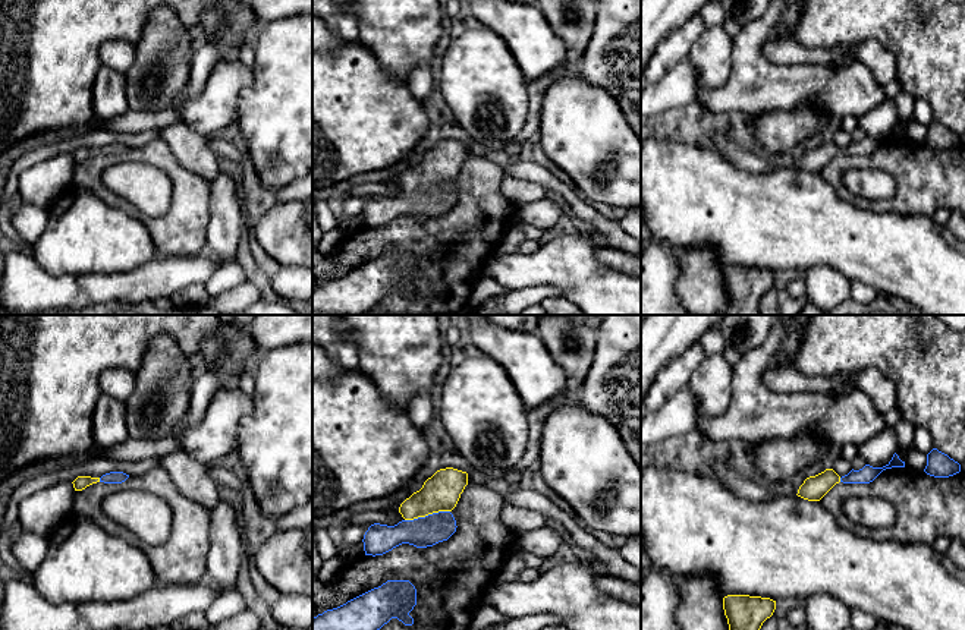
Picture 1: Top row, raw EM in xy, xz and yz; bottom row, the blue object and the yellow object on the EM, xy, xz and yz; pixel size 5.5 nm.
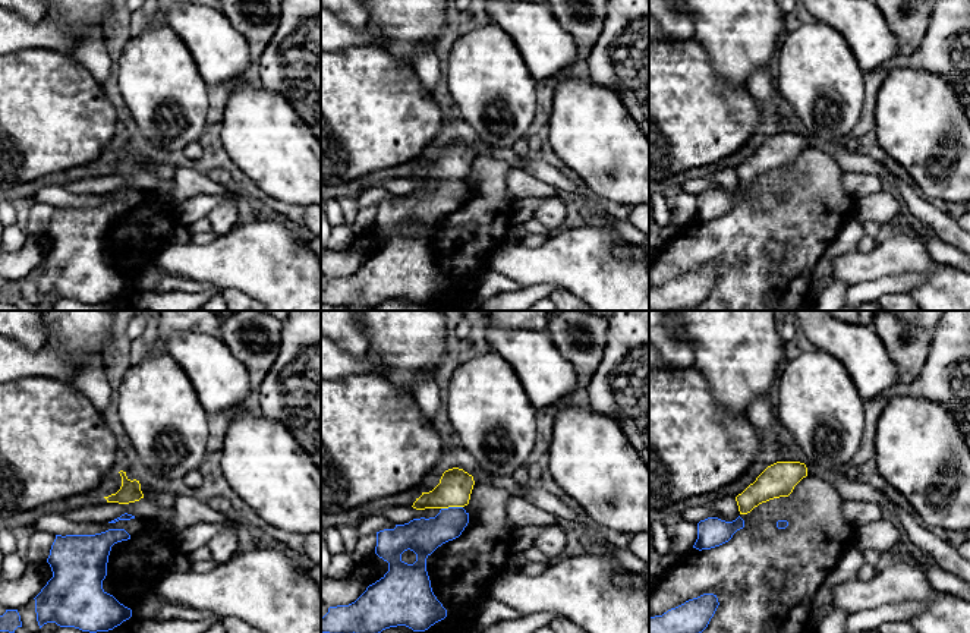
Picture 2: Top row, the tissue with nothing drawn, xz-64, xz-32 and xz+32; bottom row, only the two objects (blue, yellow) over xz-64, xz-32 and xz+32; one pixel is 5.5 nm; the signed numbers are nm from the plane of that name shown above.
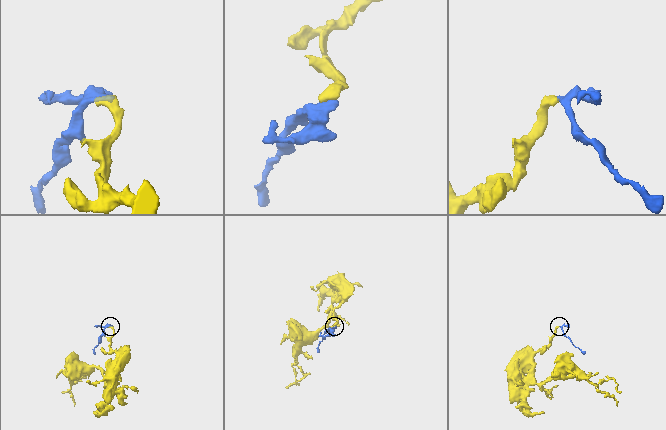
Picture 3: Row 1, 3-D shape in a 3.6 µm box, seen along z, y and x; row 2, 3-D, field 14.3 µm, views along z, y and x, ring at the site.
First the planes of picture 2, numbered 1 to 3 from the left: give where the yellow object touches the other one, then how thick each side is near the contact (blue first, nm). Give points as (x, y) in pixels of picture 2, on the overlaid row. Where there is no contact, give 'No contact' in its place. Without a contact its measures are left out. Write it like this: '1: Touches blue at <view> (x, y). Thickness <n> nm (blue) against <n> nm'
1: No contact
2: Touches blue at xz-32 (452, 507). Thickness 200 nm (blue) against 190 nm
3: No contact

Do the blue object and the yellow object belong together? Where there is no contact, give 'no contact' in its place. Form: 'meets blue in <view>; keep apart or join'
meets blue in xz; join

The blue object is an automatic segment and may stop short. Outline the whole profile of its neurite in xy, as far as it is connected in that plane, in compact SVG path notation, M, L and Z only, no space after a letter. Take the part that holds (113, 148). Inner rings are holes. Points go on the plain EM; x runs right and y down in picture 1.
M110 144L103 147L101 149L91 149L91 148L78 148L72 155L75 163L82 163L87 158L97 155L97 154L104 154L104 155L122 155L129 149L129 147L123 144Z

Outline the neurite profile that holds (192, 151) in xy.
M183 120L161 129L160 138L179 163L211 183L220 173L220 160L208 147L208 136L195 133Z

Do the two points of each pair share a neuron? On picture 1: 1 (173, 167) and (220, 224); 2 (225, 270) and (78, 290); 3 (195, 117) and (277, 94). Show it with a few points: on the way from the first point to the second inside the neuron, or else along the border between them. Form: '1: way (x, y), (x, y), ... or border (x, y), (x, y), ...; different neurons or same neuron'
1: border (210, 183), (210, 221), (206, 242); different neurons
2: border (216, 258), (216, 267), (204, 284); different neurons
3: border (252, 75), (252, 81), (239, 93), (235, 122); different neurons

